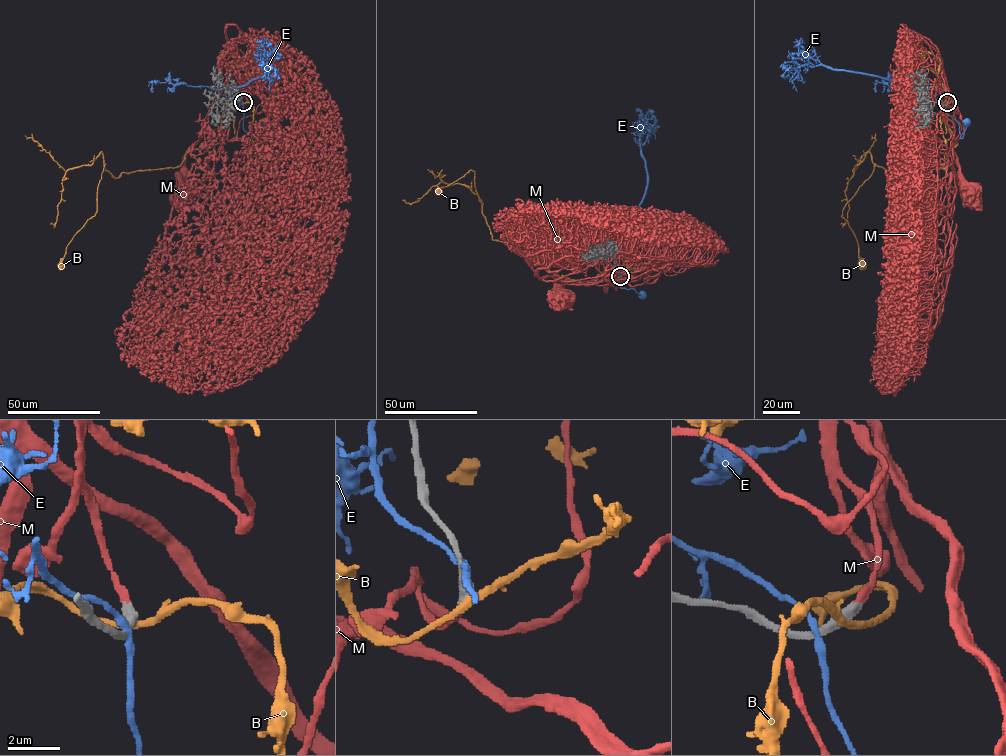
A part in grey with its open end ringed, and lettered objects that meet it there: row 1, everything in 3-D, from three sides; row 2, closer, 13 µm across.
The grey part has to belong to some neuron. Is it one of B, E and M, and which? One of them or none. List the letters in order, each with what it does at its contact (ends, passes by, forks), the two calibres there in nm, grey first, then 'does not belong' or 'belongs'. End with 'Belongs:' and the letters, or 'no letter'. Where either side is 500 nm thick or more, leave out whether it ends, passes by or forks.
B: calibres 550 and 280 nm; does not belong
E: it passes by; calibres 300 and 280 nm; does not belong
M: it ends; calibres 460 and 280 nm; belongs
Belongs: M

